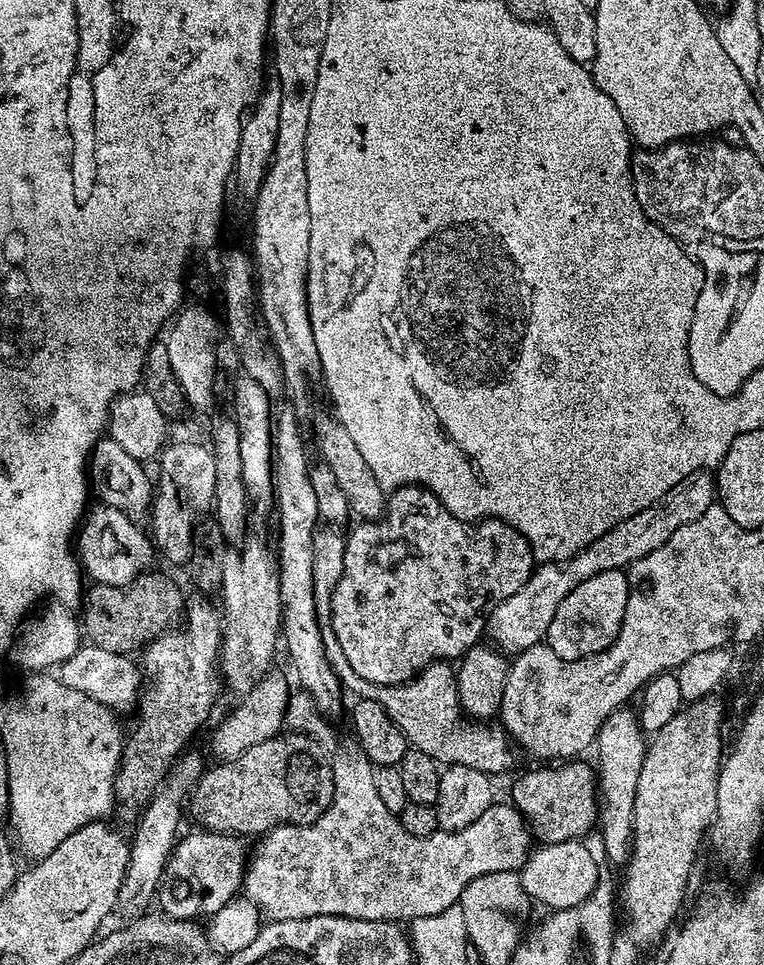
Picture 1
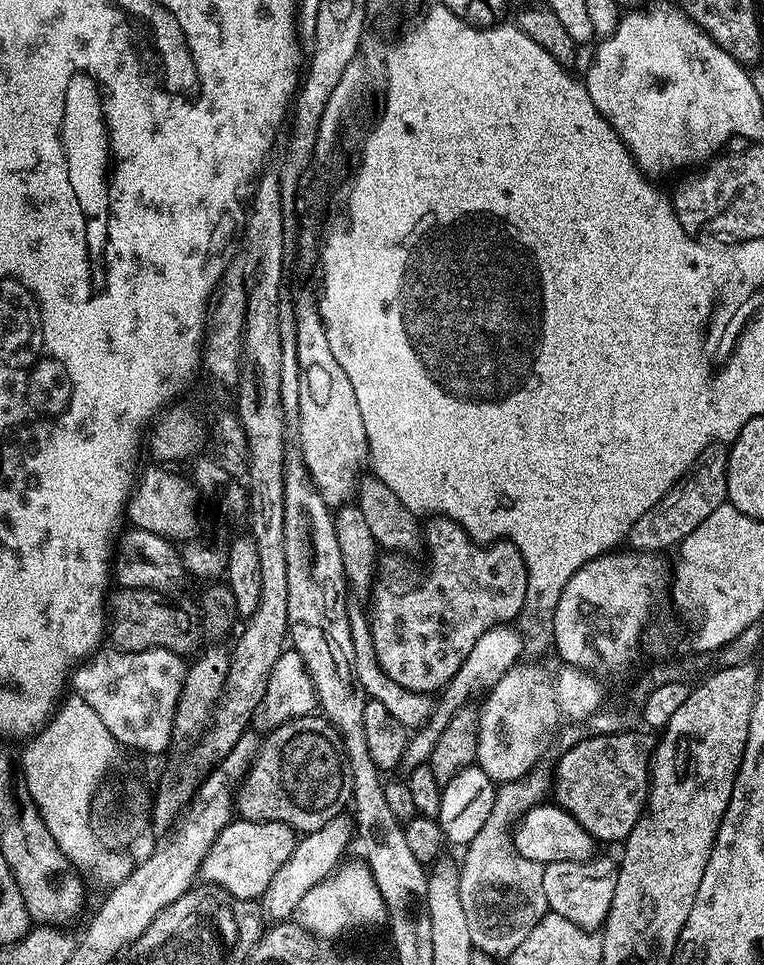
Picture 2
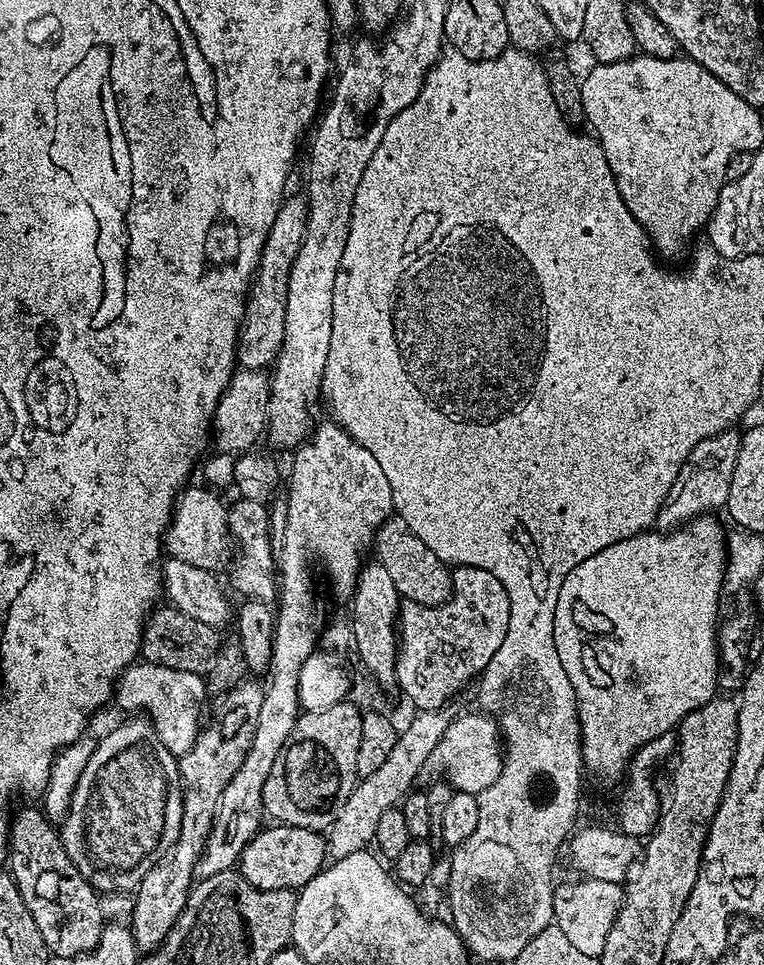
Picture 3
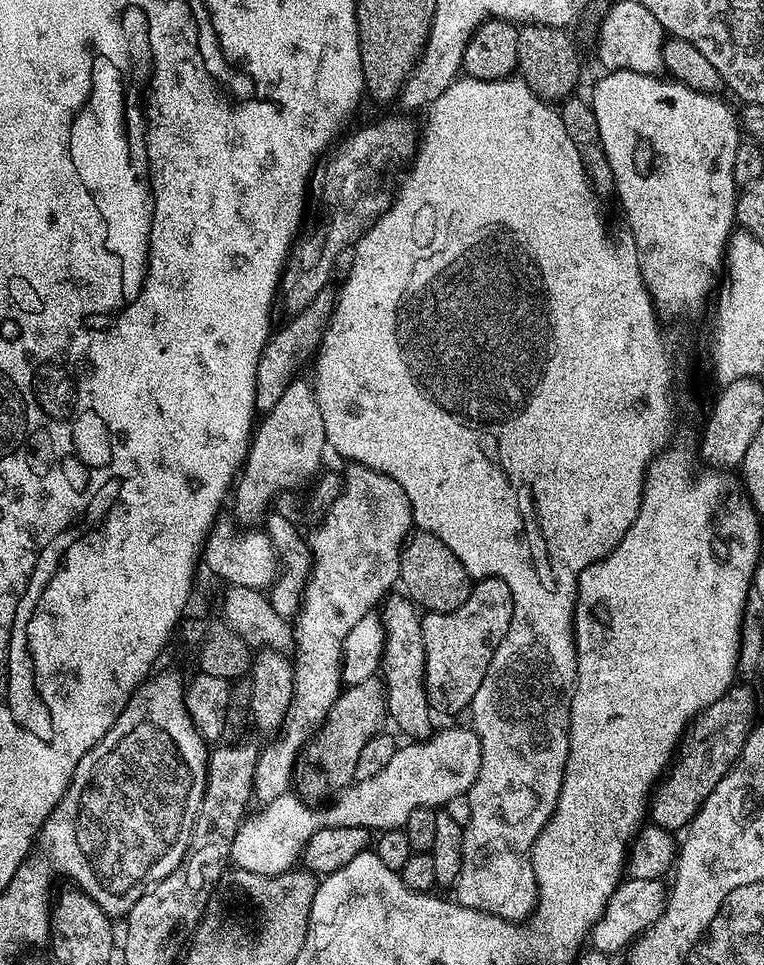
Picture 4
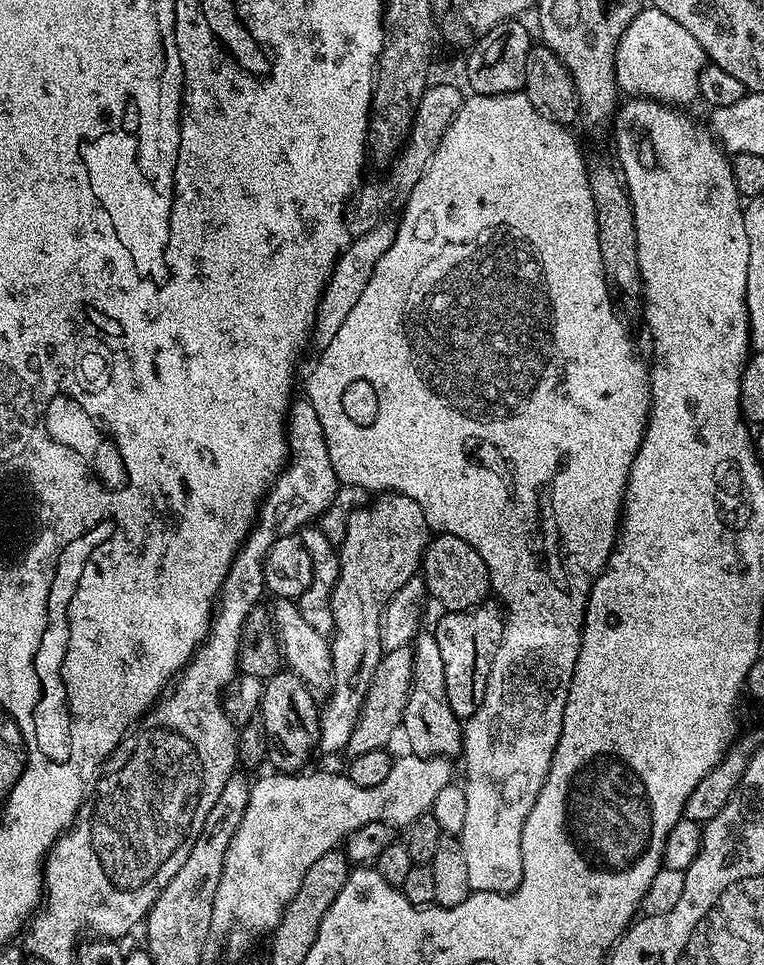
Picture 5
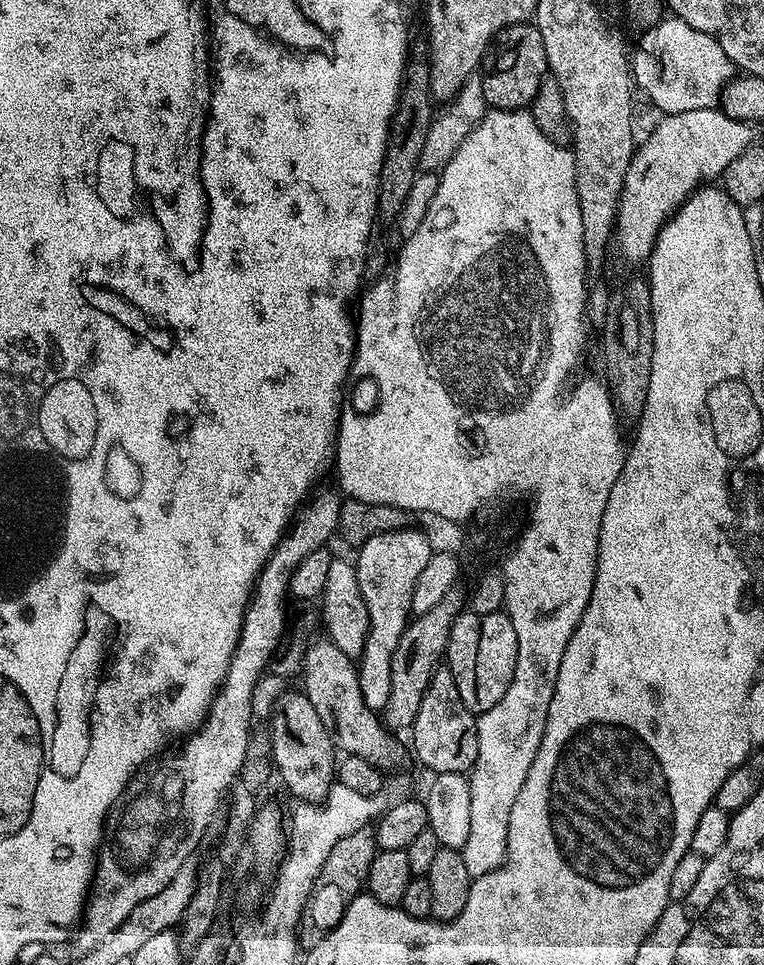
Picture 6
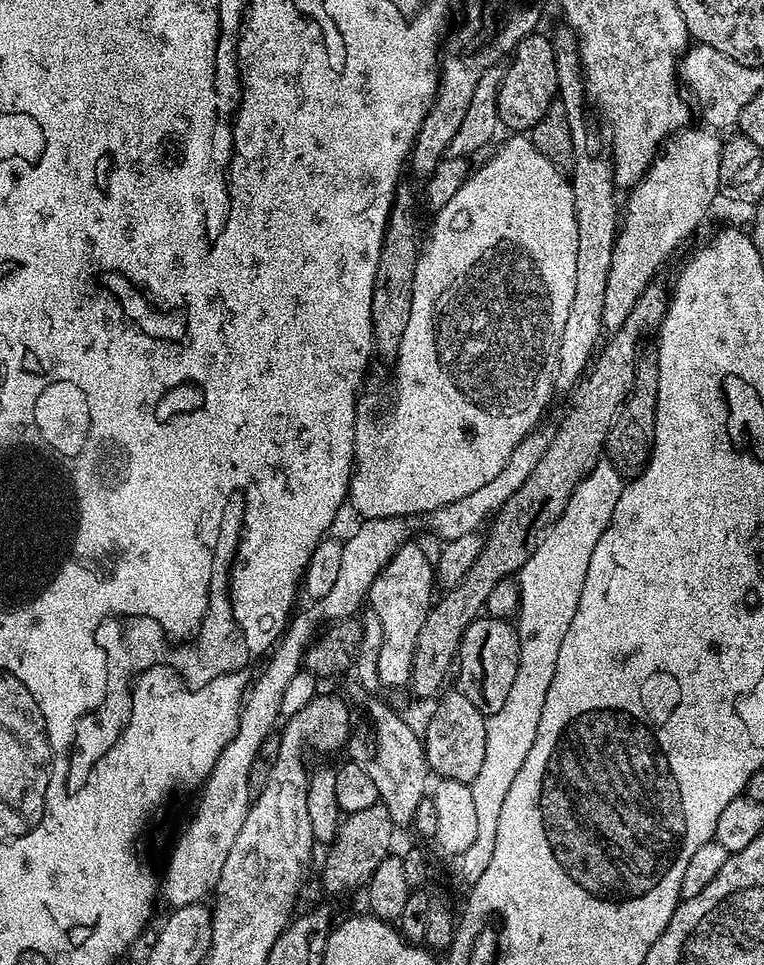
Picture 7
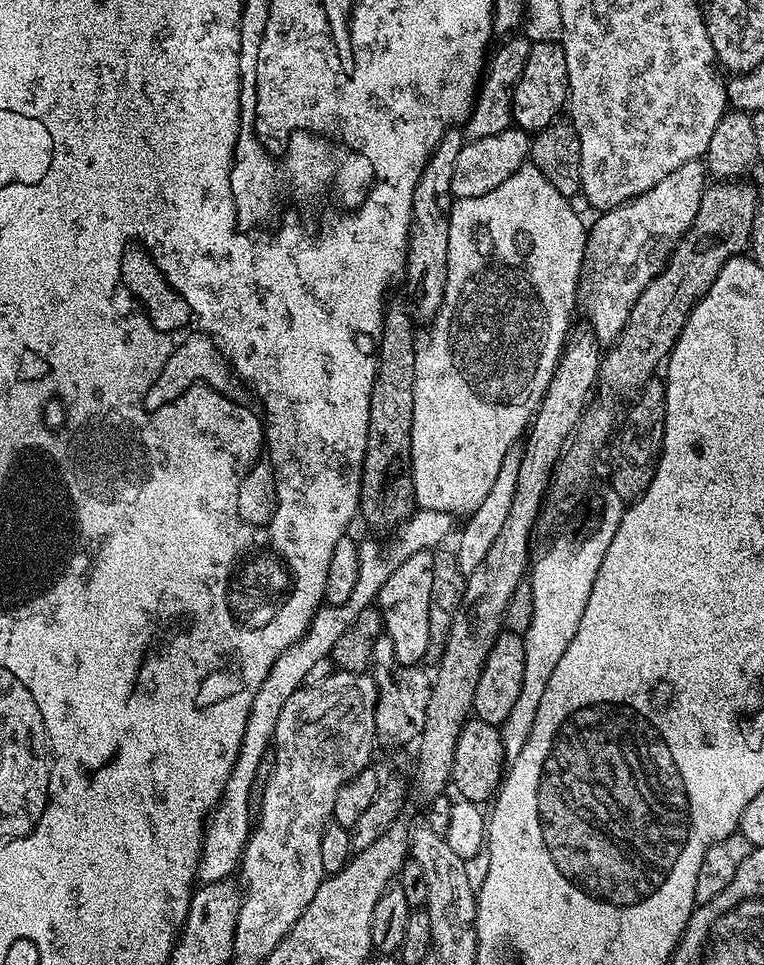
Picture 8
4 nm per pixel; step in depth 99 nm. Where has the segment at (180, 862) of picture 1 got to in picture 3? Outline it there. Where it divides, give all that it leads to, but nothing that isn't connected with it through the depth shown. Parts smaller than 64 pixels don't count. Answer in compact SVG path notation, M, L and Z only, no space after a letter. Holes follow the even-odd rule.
M279 827L260 830L239 856L238 871L251 882L253 888L299 889L312 881L325 868L329 859L329 843L323 831Z

